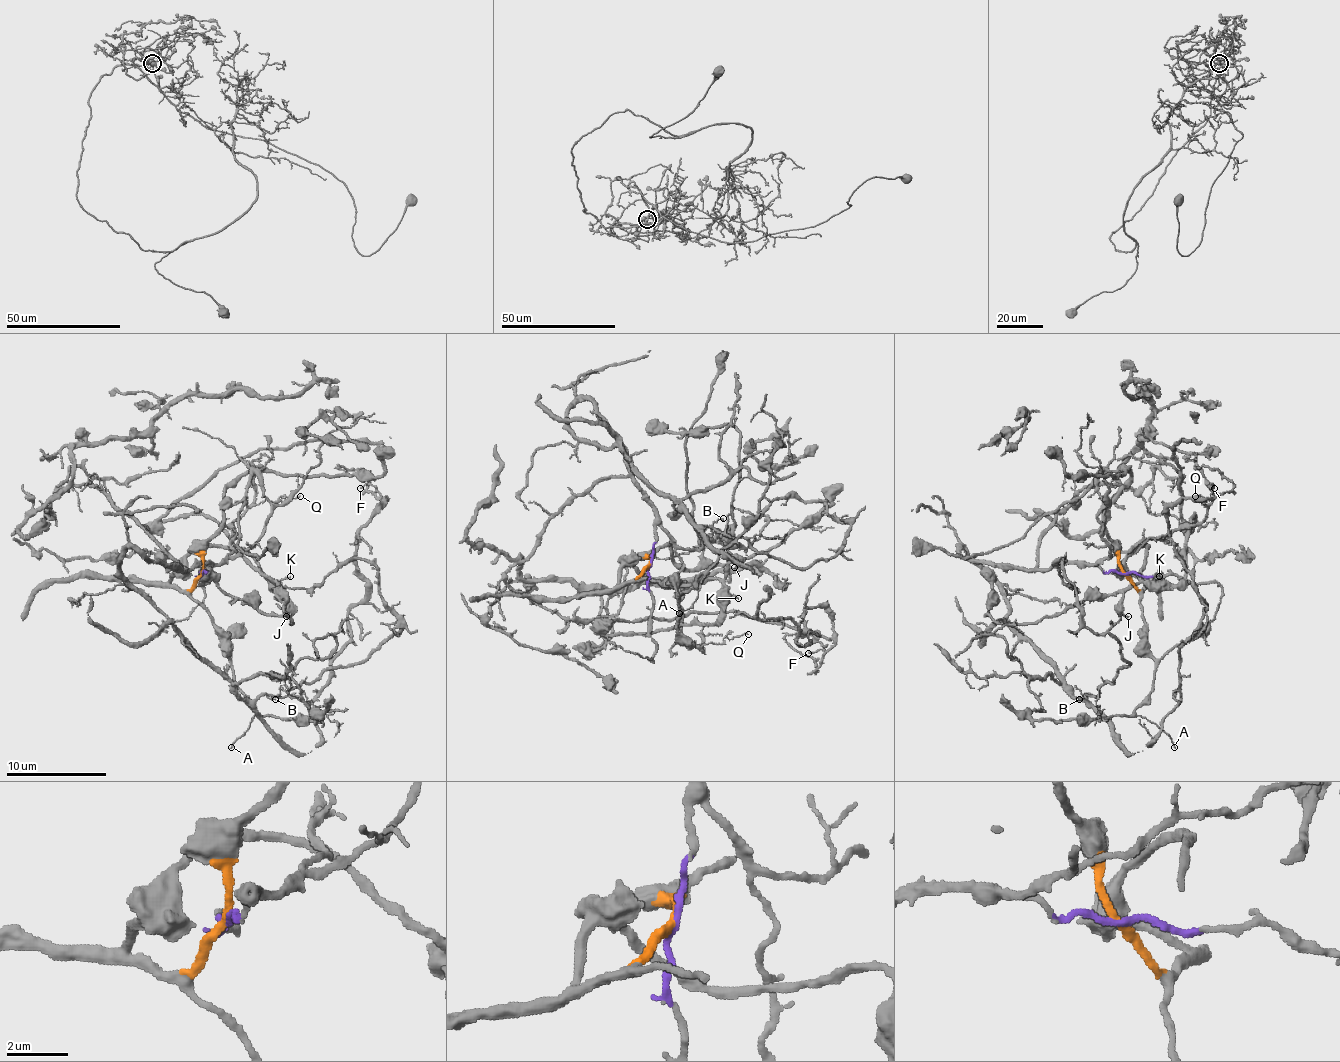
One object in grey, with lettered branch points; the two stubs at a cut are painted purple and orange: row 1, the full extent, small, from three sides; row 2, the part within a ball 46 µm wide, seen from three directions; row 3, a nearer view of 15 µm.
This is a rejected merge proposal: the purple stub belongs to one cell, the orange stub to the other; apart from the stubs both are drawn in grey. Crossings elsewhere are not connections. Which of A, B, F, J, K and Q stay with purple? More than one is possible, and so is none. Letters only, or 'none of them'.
B, F, Q

